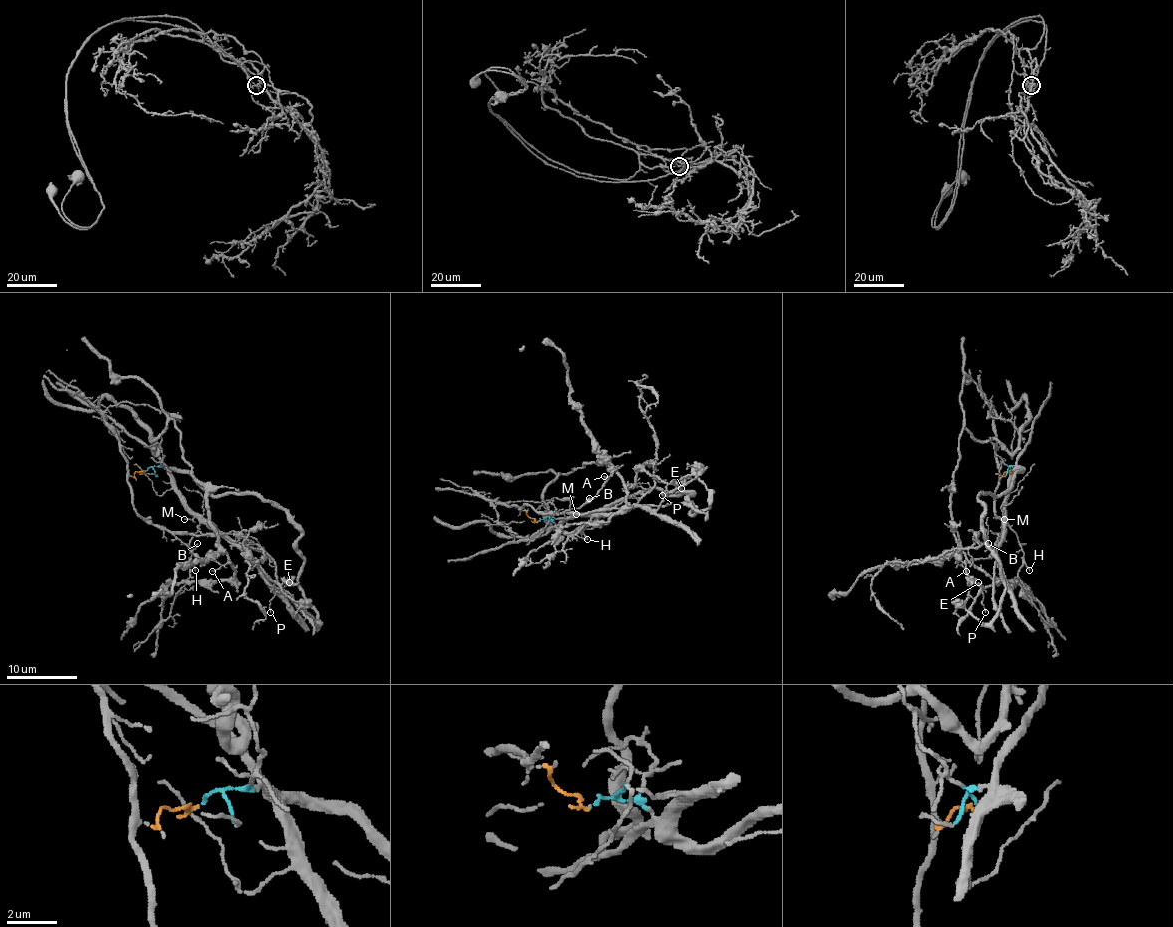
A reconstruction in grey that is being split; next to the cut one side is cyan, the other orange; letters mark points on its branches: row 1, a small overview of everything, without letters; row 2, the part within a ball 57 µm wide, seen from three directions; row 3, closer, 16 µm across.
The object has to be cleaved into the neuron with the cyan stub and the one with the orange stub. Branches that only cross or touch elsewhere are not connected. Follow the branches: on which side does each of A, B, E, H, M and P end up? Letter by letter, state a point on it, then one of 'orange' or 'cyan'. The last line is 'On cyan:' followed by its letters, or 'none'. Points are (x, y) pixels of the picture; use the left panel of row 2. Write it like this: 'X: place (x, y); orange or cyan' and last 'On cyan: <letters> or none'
A: place (212, 571); orange
B: place (197, 543); orange
E: place (289, 582); cyan
H: place (195, 570); cyan
M: place (184, 519); cyan
P: place (270, 612); cyan
On cyan: E, H, M, P

